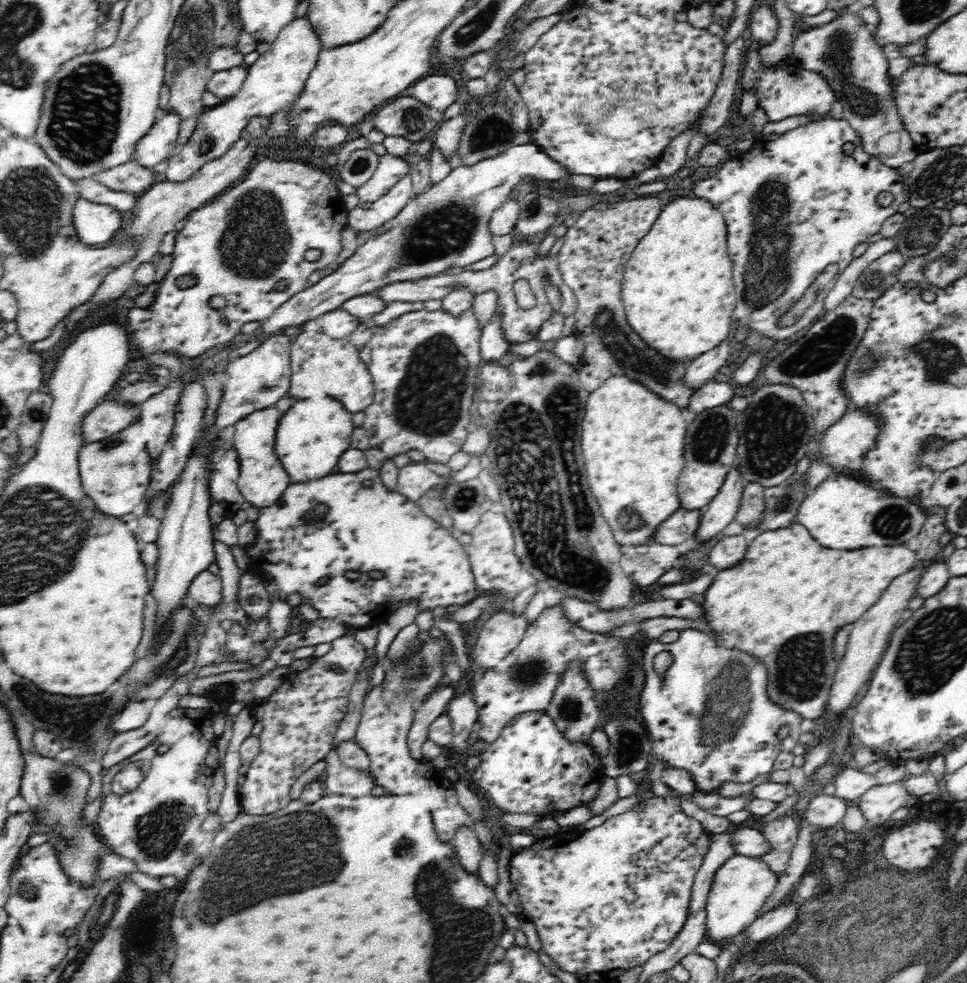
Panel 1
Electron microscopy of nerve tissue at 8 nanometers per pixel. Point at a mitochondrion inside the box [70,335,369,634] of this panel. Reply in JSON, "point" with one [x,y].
{"point":[271,384]}

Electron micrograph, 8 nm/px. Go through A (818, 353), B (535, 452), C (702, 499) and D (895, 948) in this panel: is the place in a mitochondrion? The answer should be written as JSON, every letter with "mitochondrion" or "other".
{"A":"mitochondrion","B":"mitochondrion","C":"other","D":"mitochondrion"}

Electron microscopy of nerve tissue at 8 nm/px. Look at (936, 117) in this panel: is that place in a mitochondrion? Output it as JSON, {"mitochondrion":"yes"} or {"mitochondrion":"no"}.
{"mitochondrion":"no"}

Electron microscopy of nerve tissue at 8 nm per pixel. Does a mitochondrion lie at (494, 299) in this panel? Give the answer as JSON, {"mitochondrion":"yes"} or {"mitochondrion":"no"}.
{"mitochondrion":"no"}

